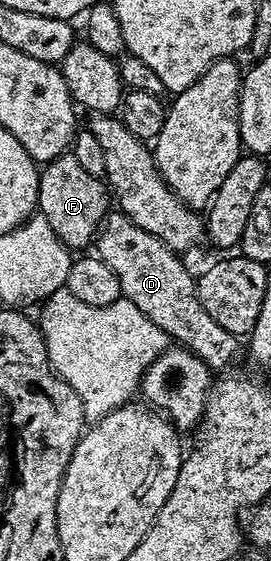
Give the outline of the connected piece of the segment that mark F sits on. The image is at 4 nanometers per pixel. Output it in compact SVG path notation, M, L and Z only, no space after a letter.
M67 153L45 164L38 176L37 210L47 219L59 241L69 249L91 246L103 219L108 214L106 207L108 187L97 175L84 173L80 161L73 153Z

